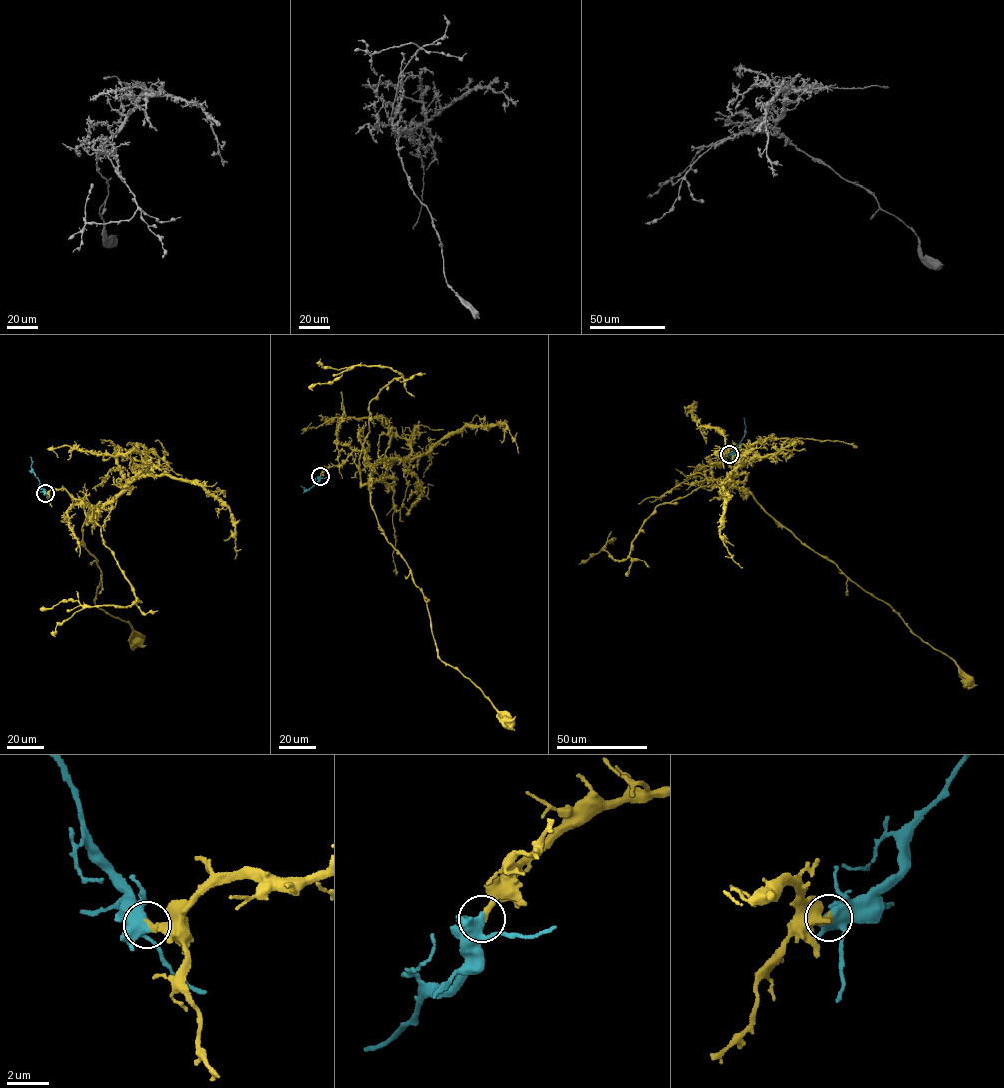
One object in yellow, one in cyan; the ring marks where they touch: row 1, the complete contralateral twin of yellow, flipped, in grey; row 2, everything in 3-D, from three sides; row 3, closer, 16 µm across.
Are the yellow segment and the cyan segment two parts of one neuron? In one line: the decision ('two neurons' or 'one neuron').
one neuron

